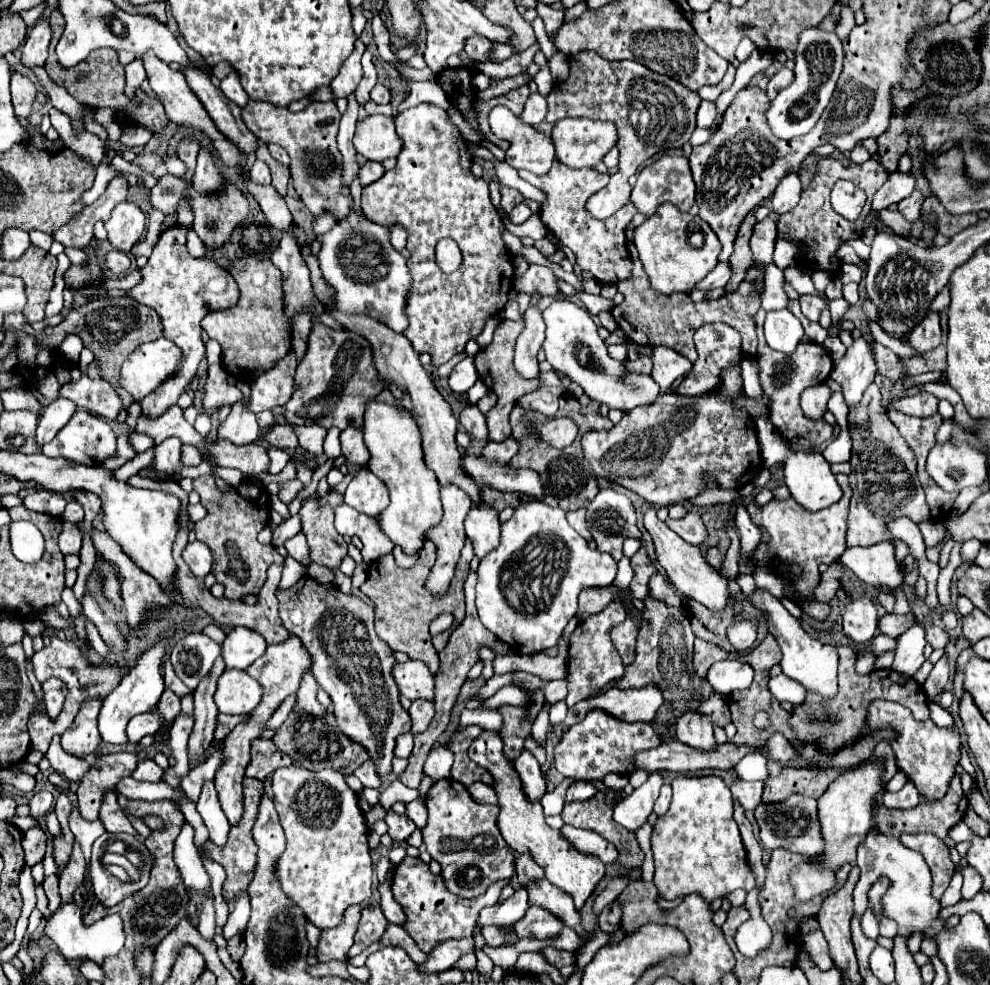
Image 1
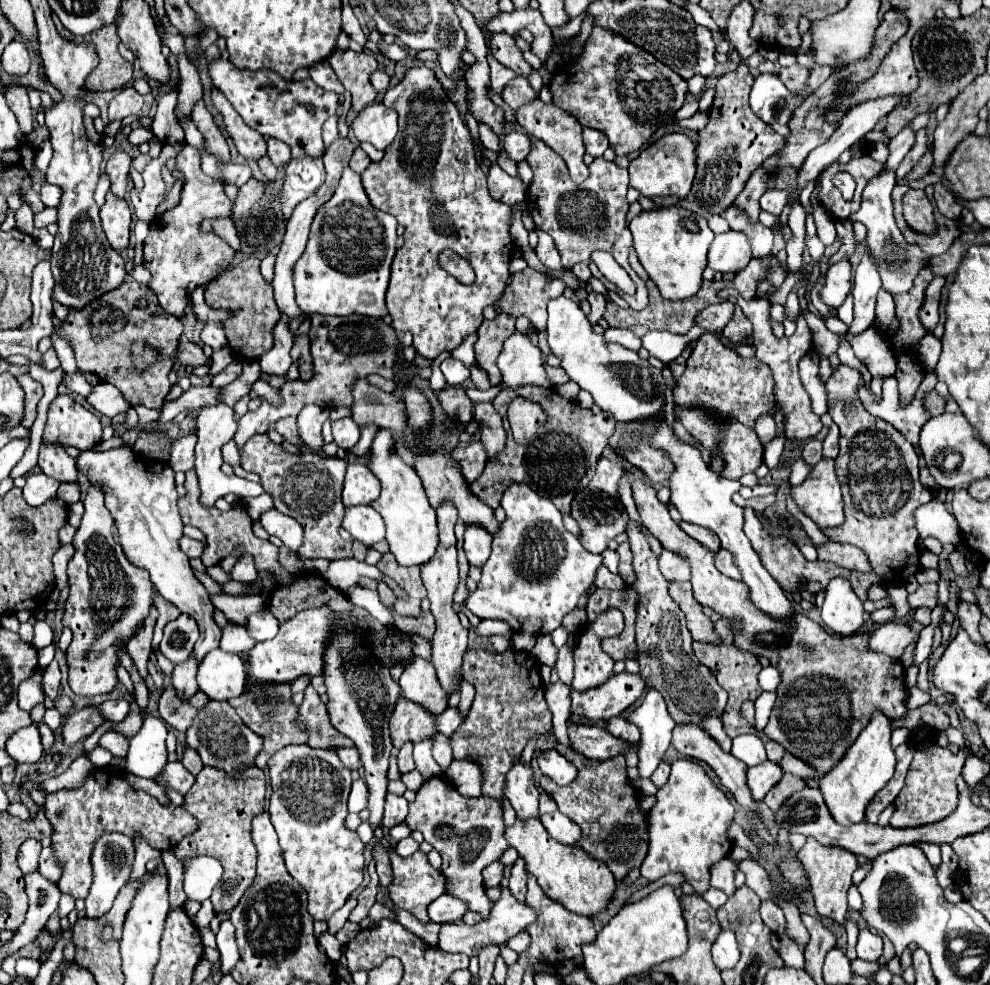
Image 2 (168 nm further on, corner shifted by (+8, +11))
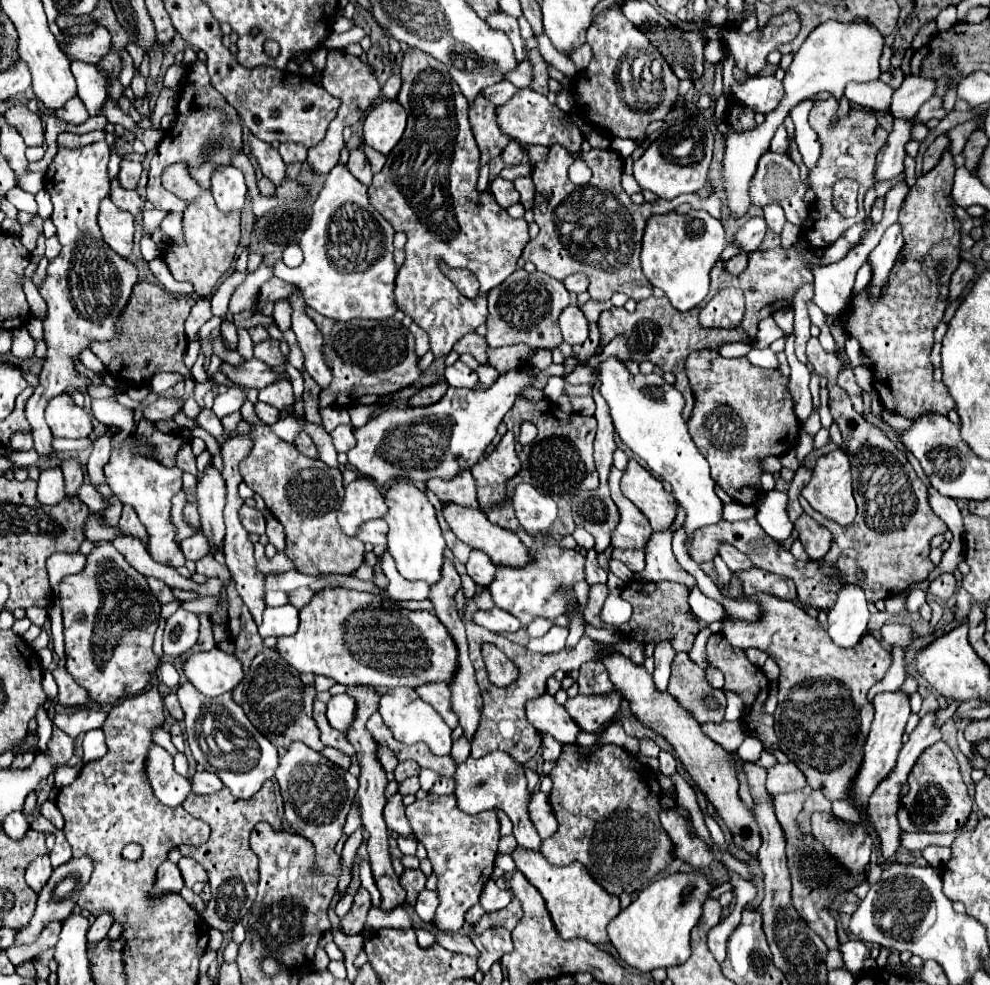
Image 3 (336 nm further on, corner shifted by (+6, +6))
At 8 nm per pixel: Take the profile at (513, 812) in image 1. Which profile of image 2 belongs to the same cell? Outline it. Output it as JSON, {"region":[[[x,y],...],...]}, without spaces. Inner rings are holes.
{"region":[[[517,818],[515,824],[505,830],[505,840],[509,846],[517,848],[519,856],[527,862],[527,870],[537,878],[545,894],[561,902],[567,910],[581,916],[593,916],[607,906],[607,900],[615,890],[615,878],[609,868],[601,860],[589,856],[585,850],[553,840],[539,818]]]}

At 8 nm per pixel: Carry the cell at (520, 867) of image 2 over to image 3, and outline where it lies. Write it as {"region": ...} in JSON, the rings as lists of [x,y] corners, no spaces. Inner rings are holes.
{"region":[[[513,899],[513,903],[501,911],[495,911],[495,913],[485,913],[479,923],[473,927],[475,933],[483,933],[487,929],[493,929],[493,927],[505,927],[509,931],[515,929],[515,925],[521,921],[521,905],[517,899]]]}

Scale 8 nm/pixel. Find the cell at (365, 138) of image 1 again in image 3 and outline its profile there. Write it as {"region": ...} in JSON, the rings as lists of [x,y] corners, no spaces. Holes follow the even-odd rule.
{"region":[[[383,101],[371,109],[363,123],[363,141],[383,155],[399,143],[407,123],[407,113],[397,101]]]}

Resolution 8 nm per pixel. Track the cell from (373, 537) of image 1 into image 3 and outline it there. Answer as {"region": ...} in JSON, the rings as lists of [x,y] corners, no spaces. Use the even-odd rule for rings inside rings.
{"region":[[[383,519],[367,521],[367,525],[359,529],[357,539],[361,539],[363,543],[371,543],[371,545],[385,545],[387,543],[387,523]]]}

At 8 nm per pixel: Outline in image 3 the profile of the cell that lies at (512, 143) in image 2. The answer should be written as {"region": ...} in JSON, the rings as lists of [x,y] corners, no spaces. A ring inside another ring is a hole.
{"region":[[[509,141],[507,147],[505,147],[503,153],[501,153],[501,159],[503,159],[503,163],[505,163],[507,167],[519,165],[519,163],[521,163],[521,157],[523,157],[523,147],[521,147],[519,143],[515,143],[515,141]]]}

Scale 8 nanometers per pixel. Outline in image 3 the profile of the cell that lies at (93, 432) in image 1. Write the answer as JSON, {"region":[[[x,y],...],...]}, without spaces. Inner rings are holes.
{"region":[[[69,393],[57,395],[49,401],[45,409],[45,419],[53,431],[53,437],[79,439],[89,437],[89,433],[93,431],[89,415],[73,403]]]}

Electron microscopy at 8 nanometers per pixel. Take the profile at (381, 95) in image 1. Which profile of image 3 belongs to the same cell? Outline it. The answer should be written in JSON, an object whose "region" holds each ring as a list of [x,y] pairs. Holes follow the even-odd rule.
{"region":[[[391,75],[391,77],[387,79],[385,87],[383,87],[383,95],[385,95],[387,99],[395,99],[397,93],[399,93],[399,89],[401,89],[401,77],[399,77],[399,75]]]}

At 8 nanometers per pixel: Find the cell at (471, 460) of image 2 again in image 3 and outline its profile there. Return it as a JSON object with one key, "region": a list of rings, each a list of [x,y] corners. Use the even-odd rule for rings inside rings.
{"region":[[[461,473],[455,481],[431,479],[427,483],[427,489],[433,491],[443,503],[455,503],[471,509],[479,507],[475,497],[475,479],[471,477],[471,473]]]}

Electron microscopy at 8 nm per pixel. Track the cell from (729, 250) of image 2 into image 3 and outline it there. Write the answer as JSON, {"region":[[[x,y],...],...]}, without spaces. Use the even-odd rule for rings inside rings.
{"region":[[[753,217],[737,231],[733,243],[739,243],[745,253],[753,253],[755,249],[759,249],[761,241],[765,237],[765,231],[767,231],[765,219],[763,217]]]}

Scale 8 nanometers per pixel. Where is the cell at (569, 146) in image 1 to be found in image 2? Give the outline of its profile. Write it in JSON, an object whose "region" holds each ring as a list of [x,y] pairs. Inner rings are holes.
{"region":[[[537,98],[537,100],[533,100],[533,104],[525,104],[525,108],[521,108],[521,112],[515,112],[515,118],[529,136],[535,136],[535,138],[543,140],[549,148],[553,148],[565,160],[573,182],[581,184],[589,176],[589,170],[587,170],[587,166],[583,162],[583,156],[585,156],[583,126],[571,114],[563,112],[555,104],[545,104],[545,102],[541,102]]]}

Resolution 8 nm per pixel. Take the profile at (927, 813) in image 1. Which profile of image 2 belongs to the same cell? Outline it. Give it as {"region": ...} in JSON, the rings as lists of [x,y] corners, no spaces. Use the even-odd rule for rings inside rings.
{"region":[[[939,744],[929,748],[929,752],[915,752],[915,758],[911,762],[905,780],[905,788],[899,792],[899,796],[893,802],[895,810],[889,824],[893,828],[915,828],[943,820],[945,816],[953,814],[953,810],[957,808],[957,794],[959,794],[955,780],[961,774],[963,762],[969,754],[973,754],[969,748],[953,754],[949,748],[941,748]]]}

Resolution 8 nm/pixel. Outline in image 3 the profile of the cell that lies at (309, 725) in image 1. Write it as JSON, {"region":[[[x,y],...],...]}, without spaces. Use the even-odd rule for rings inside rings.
{"region":[[[315,701],[313,719],[315,719],[315,723],[317,723],[319,731],[321,731],[321,741],[323,741],[323,745],[335,747],[335,749],[343,751],[343,753],[349,755],[349,757],[355,755],[355,749],[353,749],[353,745],[347,741],[347,737],[329,725],[329,721],[327,721],[327,717],[325,717],[325,703]]]}

